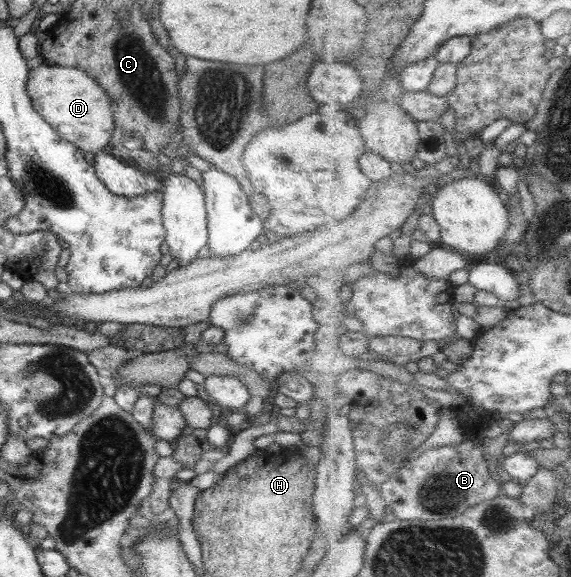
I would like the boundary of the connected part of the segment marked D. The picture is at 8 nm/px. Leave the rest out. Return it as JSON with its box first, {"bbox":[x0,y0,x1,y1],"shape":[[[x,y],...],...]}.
{"bbox":[25,61,113,155],"shape":[[[41,61],[28,69],[25,90],[33,110],[57,133],[57,136],[81,152],[97,155],[107,145],[113,133],[110,100],[100,86],[83,73],[69,66],[57,66]]]}

